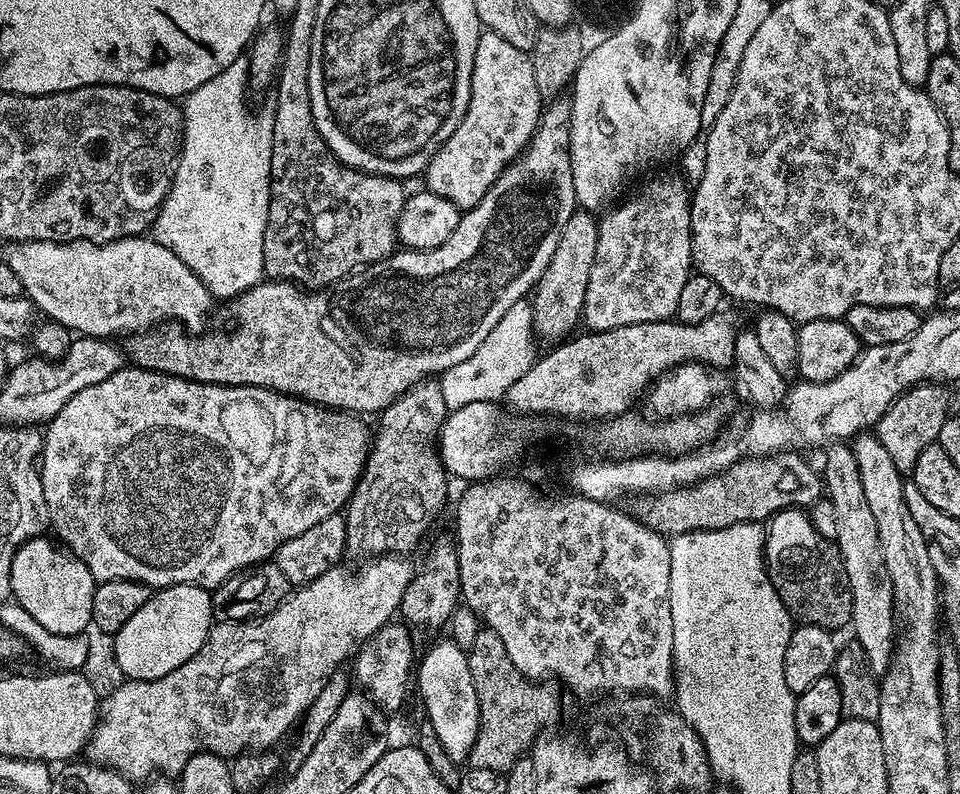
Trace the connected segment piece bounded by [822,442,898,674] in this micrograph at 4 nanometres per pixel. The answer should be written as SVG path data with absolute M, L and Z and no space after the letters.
M832 442L823 449L824 468L822 467L822 488L830 506L834 506L836 539L834 541L850 582L852 595L852 622L855 643L862 646L868 668L874 674L883 674L892 661L894 641L898 635L896 603L890 574L882 558L878 522L874 522L874 513L866 503L866 494L862 491L862 477L858 474L858 462L851 447L844 442Z

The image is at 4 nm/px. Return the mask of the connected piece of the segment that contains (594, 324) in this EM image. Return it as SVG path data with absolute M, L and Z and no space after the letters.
M683 175L660 176L652 180L637 196L609 207L598 220L598 250L594 250L594 266L590 282L586 282L583 323L593 332L614 330L627 324L671 320L678 310L682 286L693 275L692 267L692 201L690 188Z

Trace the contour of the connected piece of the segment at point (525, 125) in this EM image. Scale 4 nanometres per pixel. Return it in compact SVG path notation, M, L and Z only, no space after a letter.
M487 30L481 31L478 38L478 50L474 50L474 74L470 78L470 106L458 130L446 138L446 142L430 158L428 168L422 174L427 191L442 198L450 198L454 206L462 210L473 208L490 190L494 181L504 173L505 168L528 147L532 136L540 125L542 101L538 94L538 85L534 82L534 66L529 53L518 50L511 42L506 42L499 34Z

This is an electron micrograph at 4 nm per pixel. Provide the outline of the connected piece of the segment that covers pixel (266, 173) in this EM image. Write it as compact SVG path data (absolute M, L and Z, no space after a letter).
M241 58L235 60L230 66L226 66L226 70L222 70L222 74L210 78L210 82L202 82L202 86L198 86L198 90L194 90L189 96L183 97L184 149L180 152L180 161L176 167L168 196L160 205L160 213L156 215L156 223L150 229L151 235L157 242L162 246L166 246L166 250L174 250L174 254L178 254L178 258L182 258L182 262L186 262L186 266L190 266L190 270L194 270L194 274L198 274L198 278L208 287L213 297L220 299L221 296L225 302L241 296L243 292L250 290L255 284L259 284L261 280L265 279L262 246L264 245L264 231L268 221L268 207L272 201L272 175L270 174L272 113L268 110L265 110L261 116L251 116L248 113L248 88L250 89L248 61Z

